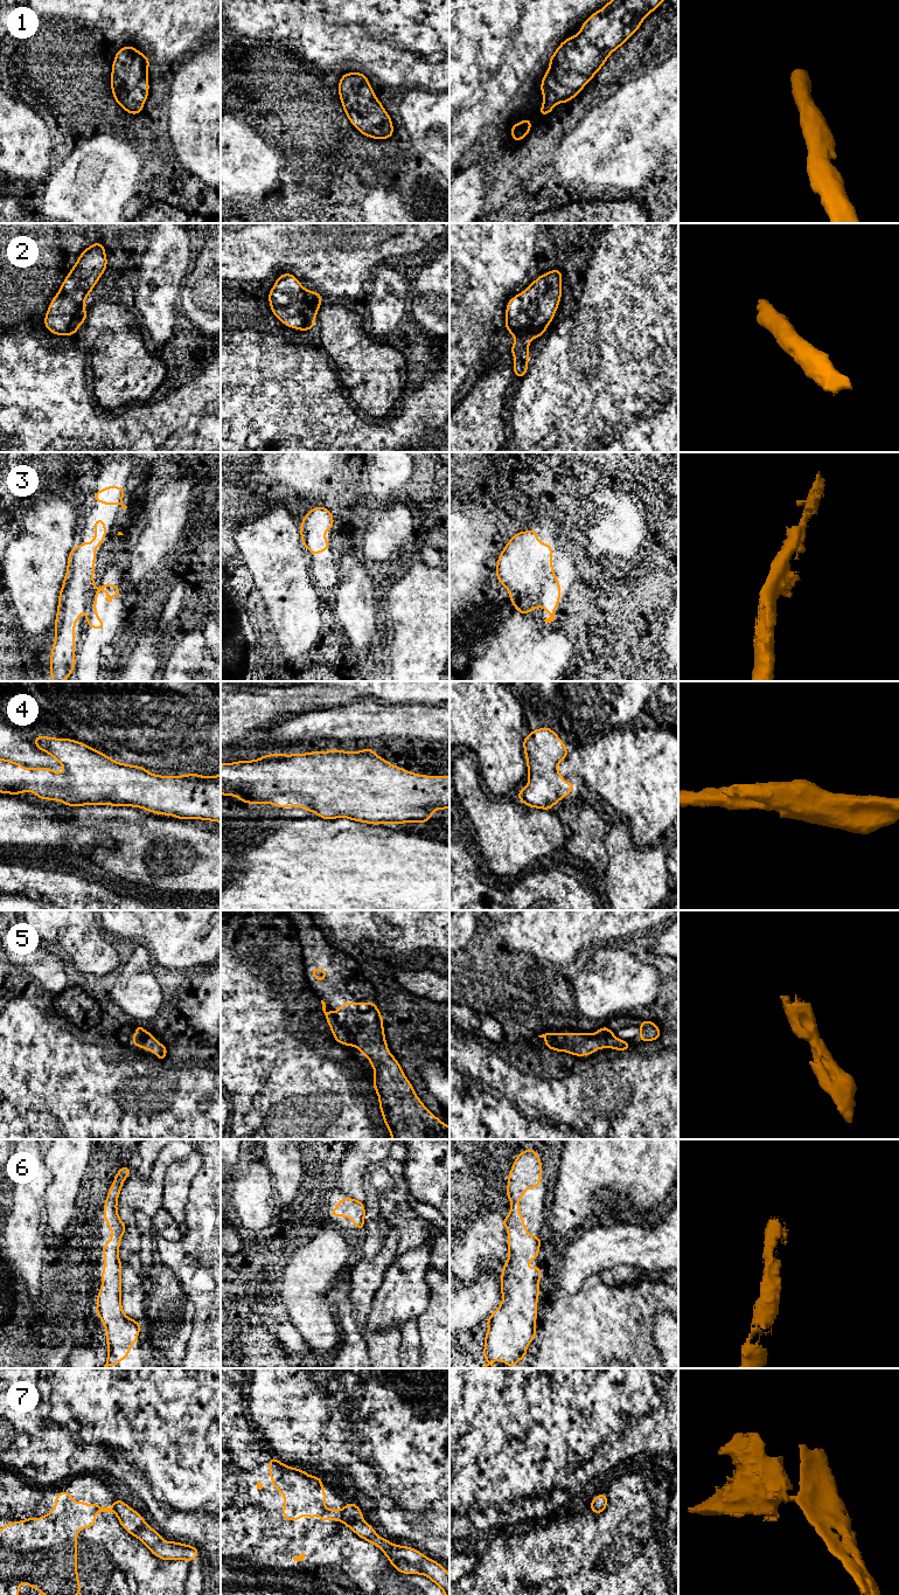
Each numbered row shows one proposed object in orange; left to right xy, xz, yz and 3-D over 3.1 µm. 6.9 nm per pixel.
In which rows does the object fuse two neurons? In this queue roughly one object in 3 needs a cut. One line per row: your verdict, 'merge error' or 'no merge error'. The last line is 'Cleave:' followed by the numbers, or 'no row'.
1: no merge error
2: no merge error
3: no merge error
4: no merge error
5: no merge error
6: no merge error
7: merge error
Cleave: 7

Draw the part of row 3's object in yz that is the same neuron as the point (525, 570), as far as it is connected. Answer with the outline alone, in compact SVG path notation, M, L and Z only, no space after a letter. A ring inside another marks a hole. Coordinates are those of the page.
M535 527L529 532L516 533L499 556L495 569L500 584L509 590L513 605L522 615L532 611L536 606L548 610L551 616L544 622L555 620L555 611L560 597L560 585L552 571L552 548L549 543L541 543L537 540Z

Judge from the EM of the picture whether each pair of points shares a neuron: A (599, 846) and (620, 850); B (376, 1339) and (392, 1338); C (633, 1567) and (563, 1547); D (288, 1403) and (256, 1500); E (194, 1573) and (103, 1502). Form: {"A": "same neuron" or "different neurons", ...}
{"A": "different neurons", "B": "same neuron", "C": "same neuron", "D": "different neurons", "E": "different neurons"}

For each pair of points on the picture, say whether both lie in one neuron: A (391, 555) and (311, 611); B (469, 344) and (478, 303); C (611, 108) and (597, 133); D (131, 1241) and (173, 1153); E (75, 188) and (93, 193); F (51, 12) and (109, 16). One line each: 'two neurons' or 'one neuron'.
A: two neurons
B: two neurons
C: one neuron
D: one neuron
E: one neuron
F: one neuron

